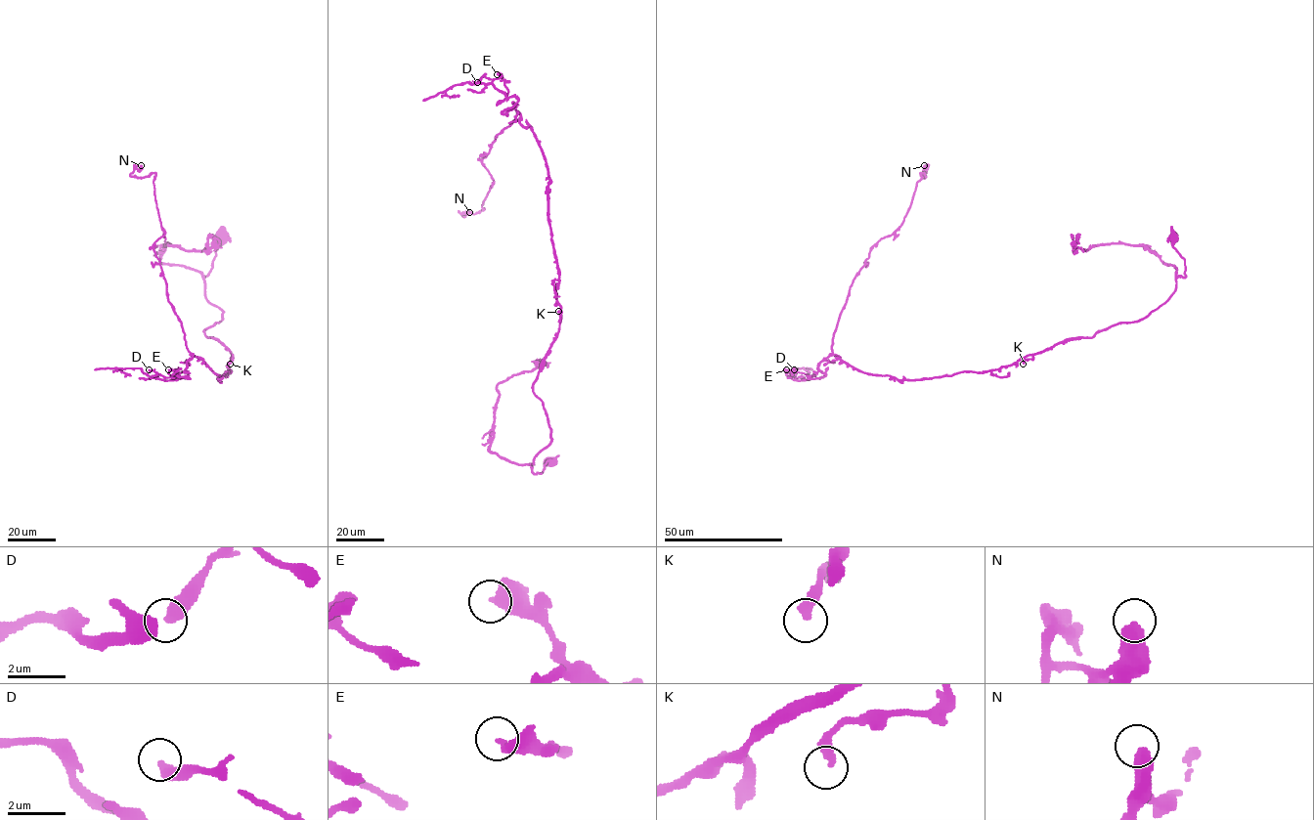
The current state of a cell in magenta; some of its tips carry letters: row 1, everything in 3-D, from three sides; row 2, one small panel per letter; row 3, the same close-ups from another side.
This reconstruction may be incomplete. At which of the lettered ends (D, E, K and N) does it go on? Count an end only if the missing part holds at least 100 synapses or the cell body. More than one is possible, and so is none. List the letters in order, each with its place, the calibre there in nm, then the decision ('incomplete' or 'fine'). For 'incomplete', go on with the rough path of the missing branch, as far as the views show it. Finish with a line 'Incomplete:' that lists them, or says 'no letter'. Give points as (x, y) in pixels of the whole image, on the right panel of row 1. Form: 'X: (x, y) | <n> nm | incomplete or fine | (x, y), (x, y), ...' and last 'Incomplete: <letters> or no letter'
D: (794, 369) | 440 nm | fine
E: (786, 369) | 480 nm | fine
K: (1023, 364) | 320 nm | fine
N: (924, 165) | 500 nm | fine
Incomplete: no letter

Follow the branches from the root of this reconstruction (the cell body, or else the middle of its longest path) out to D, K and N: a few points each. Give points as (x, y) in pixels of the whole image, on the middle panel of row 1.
D: (549, 464), (532, 471), (561, 312), (548, 167), (502, 112), (517, 99), (477, 82)
K: (549, 464), (541, 473), (532, 471), (534, 457), (551, 441), (547, 413), (533, 383), (558, 331), (558, 311)
N: (549, 464), (532, 471), (551, 441), (533, 383), (559, 268), (529, 126), (496, 135), (469, 212)

